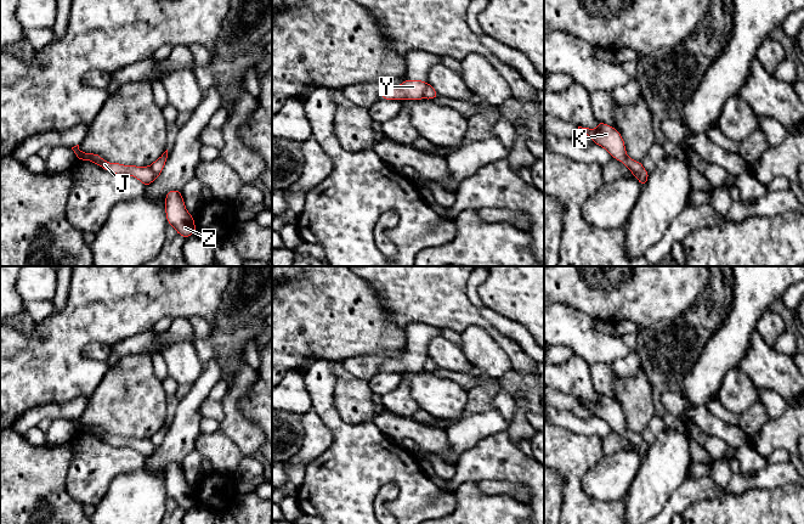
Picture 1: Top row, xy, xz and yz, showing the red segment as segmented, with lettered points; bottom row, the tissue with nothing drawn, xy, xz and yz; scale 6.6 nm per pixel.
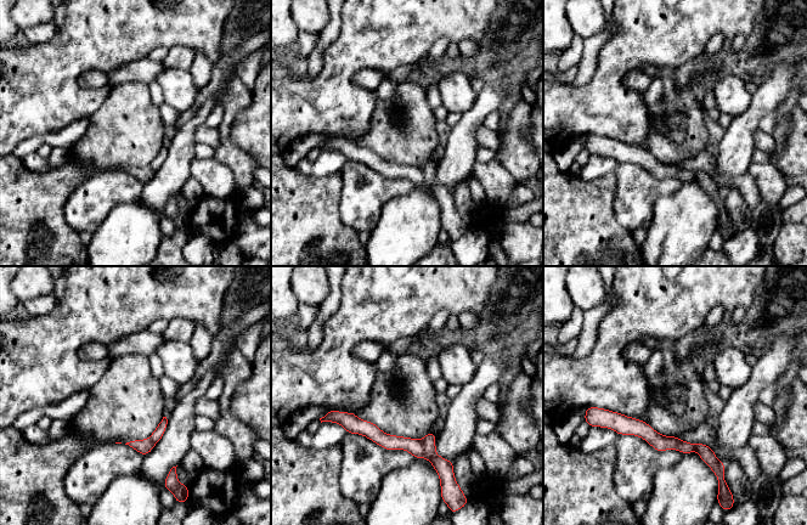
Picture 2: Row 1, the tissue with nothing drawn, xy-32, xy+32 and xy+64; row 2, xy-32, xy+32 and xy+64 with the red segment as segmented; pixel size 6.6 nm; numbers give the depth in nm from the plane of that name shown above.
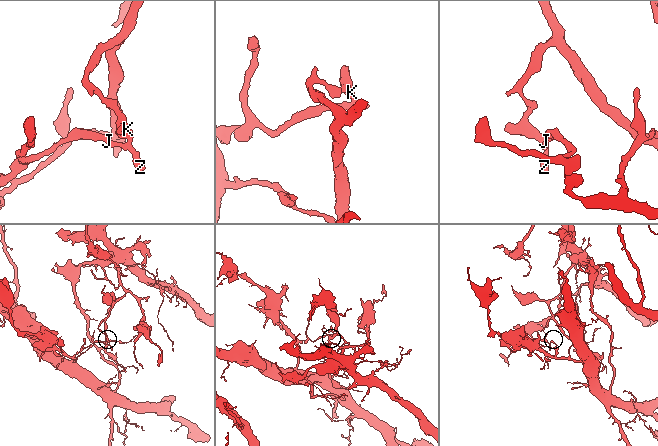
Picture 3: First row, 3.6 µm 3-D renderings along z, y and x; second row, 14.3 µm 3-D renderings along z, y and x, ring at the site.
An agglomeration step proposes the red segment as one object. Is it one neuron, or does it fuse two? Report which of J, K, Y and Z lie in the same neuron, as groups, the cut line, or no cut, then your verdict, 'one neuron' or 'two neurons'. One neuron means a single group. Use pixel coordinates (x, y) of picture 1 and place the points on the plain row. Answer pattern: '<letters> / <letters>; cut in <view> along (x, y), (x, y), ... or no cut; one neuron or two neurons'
J Y / K Z; cut in xz along (428, 356), (423, 370); two neurons

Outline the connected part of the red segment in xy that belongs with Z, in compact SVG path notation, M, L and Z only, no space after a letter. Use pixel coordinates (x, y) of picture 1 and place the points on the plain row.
M170 462L166 466L165 486L168 496L177 503L177 507L188 511L197 503L194 490L187 484L181 463Z

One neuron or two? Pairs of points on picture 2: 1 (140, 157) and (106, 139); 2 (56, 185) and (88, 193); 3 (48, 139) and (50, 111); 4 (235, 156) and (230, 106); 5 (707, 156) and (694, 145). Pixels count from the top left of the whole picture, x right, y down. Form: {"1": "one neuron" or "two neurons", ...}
{"1": "one neuron", "2": "two neurons", "3": "two neurons", "4": "one neuron", "5": "two neurons"}

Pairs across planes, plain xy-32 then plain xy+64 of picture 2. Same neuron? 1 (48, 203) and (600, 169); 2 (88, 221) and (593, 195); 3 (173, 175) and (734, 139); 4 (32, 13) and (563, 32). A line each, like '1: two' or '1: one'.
1: two
2: two
3: one
4: two

